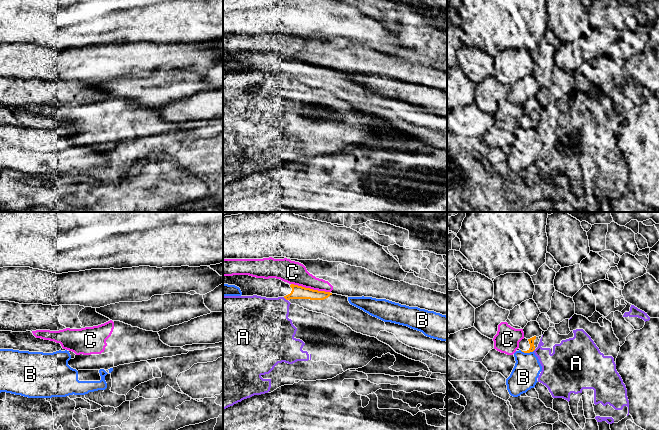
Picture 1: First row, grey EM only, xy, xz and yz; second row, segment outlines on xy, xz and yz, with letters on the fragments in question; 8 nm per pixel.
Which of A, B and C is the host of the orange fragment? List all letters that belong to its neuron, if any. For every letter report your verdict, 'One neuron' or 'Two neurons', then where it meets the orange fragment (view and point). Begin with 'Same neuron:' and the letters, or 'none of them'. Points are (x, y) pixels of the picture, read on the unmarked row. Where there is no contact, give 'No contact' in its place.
Same neuron: none of them
A: Two neurons. Touches orange at xz (285, 74)
B: Two neurons. Touches orange at yz (527, 128)
C: Two neurons. Touches orange at xz (309, 64)

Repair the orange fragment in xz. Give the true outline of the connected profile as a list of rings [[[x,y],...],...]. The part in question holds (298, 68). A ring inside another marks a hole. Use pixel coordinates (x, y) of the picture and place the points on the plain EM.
[[[249,51],[223,52],[223,60],[239,63],[241,72],[284,73],[291,80],[328,91],[357,109],[377,114],[396,129],[426,140],[432,149],[447,150],[446,117],[427,113],[407,102],[384,98],[351,81],[346,72]]]

